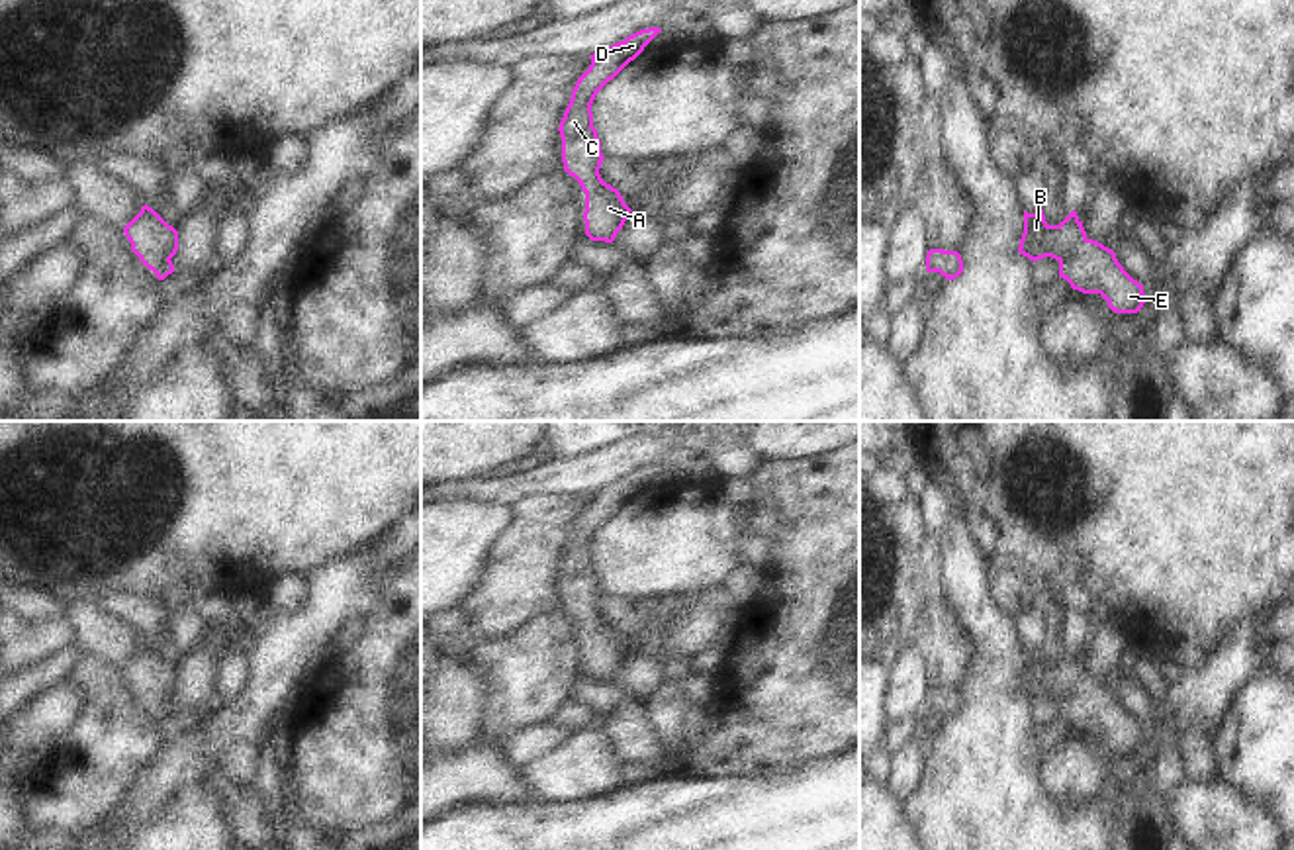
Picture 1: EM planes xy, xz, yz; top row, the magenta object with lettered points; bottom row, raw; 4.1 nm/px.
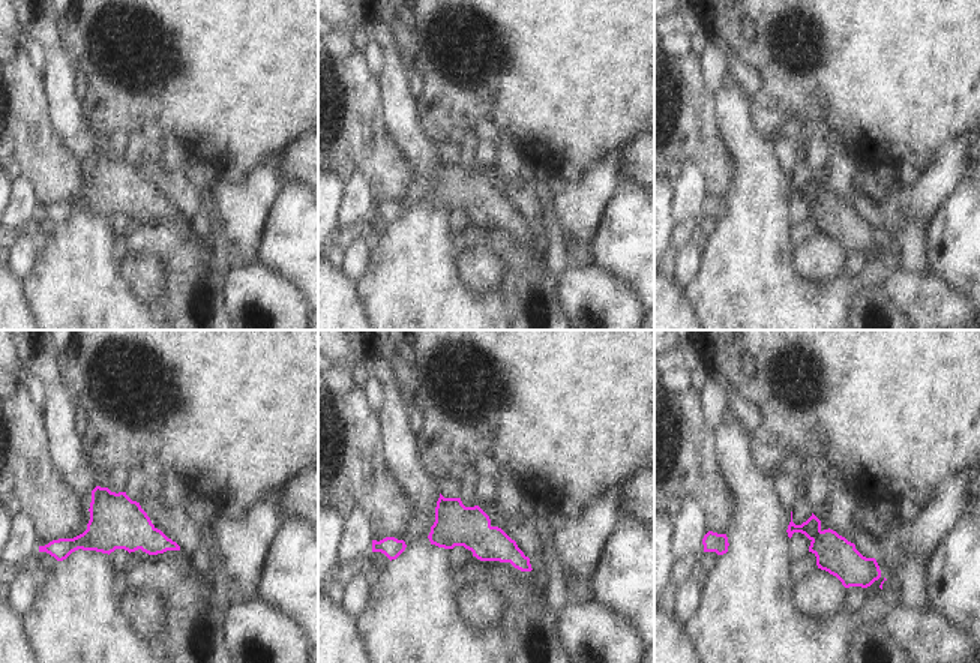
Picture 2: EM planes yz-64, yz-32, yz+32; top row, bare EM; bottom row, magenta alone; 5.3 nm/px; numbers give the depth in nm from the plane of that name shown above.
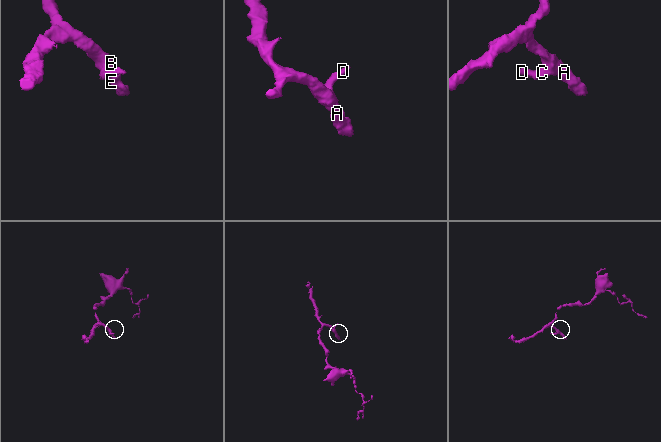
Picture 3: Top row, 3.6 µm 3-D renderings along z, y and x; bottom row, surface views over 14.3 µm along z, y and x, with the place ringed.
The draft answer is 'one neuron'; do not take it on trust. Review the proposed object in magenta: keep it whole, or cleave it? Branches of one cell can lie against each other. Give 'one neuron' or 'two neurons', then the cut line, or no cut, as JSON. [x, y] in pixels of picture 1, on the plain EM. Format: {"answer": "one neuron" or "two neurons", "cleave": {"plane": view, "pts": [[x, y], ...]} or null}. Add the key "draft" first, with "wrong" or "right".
{"draft": "right", "answer": "one neuron", "cleave": null}

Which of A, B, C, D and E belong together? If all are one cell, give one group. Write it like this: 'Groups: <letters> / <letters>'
Groups: A B C D E

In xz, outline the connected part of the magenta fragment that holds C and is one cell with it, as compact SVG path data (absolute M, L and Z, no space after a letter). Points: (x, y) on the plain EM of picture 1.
M660 466L640 468L624 480L589 494L591 503L578 517L558 566L564 609L585 631L583 660L585 674L591 680L613 682L632 650L621 631L599 613L605 595L597 568L593 566L591 543L597 531L634 499L660 470Z

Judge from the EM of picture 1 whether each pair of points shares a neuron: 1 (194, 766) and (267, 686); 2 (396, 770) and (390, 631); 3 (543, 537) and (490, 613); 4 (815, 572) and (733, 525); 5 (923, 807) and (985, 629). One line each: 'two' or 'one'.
1: one
2: one
3: one
4: two
5: one

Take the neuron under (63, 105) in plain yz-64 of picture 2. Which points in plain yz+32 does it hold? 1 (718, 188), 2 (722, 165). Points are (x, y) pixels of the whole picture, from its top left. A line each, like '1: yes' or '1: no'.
1: no
2: no

